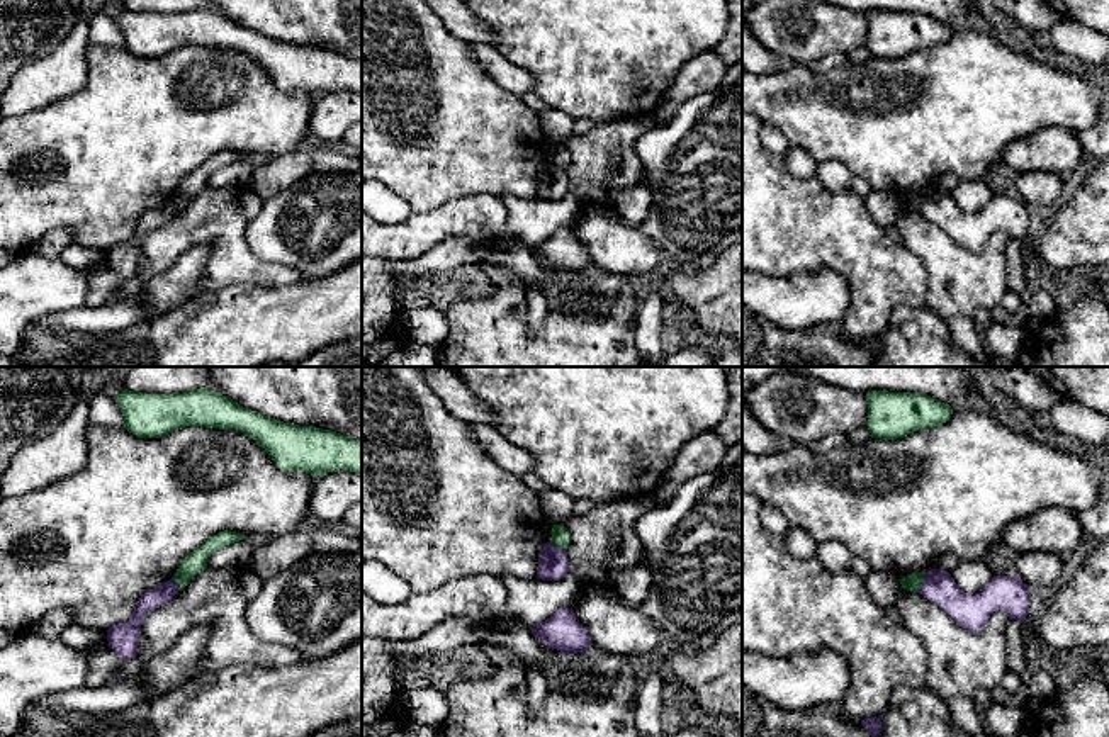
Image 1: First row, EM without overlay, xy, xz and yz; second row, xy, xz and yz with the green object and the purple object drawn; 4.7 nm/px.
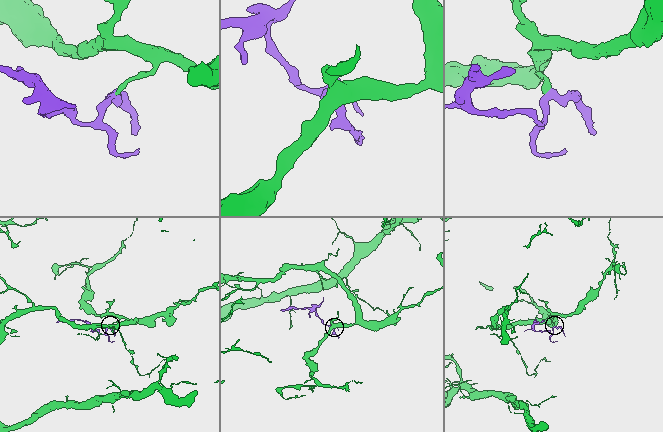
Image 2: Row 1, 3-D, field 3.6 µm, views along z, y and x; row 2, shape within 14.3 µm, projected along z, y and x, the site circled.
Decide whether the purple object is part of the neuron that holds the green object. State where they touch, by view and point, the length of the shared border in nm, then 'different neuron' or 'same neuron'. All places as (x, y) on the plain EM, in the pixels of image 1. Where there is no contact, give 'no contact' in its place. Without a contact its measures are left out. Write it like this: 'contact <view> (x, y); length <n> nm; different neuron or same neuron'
contact yz (921, 201); length 110 nm; different neuron

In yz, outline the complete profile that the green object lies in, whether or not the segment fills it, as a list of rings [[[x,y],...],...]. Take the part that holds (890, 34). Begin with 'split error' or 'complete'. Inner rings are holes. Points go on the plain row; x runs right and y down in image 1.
complete; [[[871,10],[866,46],[875,58],[897,59],[946,42],[953,27],[927,14]]]

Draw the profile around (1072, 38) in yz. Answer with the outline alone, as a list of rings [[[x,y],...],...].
[[[1061,19],[1048,31],[1053,46],[1087,65],[1106,65],[1109,58],[1109,39],[1070,19]]]

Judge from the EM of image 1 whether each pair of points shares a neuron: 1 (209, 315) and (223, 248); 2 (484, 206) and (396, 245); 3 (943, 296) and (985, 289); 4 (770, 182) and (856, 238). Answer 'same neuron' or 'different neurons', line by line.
1: different neurons
2: same neuron
3: same neuron
4: same neuron

